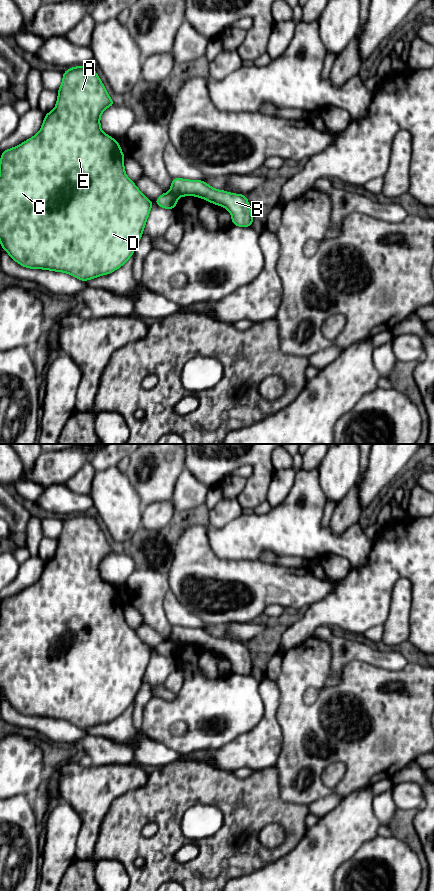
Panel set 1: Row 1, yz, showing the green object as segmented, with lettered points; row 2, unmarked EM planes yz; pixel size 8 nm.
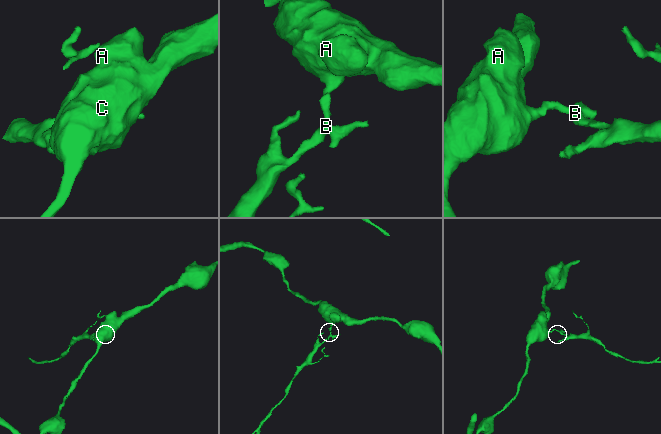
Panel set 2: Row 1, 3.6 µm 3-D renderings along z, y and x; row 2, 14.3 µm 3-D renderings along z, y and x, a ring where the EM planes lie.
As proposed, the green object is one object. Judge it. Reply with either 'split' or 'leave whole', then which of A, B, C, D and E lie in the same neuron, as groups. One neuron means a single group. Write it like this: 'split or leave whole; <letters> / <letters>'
split; A C D E / B

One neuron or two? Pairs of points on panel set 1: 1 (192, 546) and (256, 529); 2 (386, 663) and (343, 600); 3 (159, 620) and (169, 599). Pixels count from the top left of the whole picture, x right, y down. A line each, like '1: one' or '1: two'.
1: two
2: two
3: two

